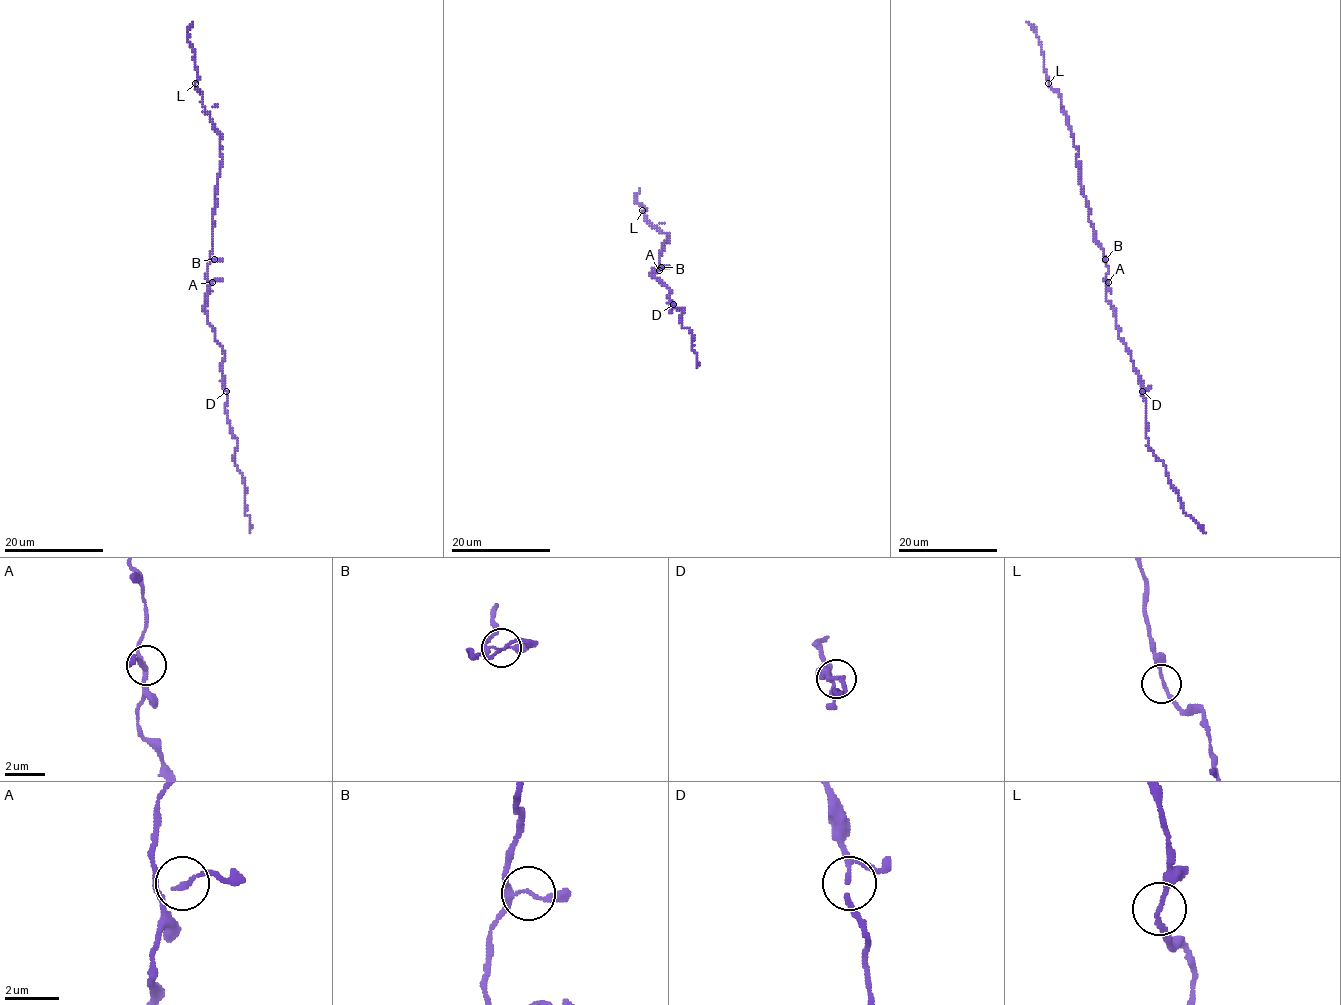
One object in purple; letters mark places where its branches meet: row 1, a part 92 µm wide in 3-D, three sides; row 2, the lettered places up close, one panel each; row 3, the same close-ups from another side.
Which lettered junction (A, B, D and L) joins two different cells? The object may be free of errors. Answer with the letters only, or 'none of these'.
none of these

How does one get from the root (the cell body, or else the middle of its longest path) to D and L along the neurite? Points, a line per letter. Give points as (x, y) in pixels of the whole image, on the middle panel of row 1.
D: (654, 268), (652, 275), (670, 290), (669, 298), (672, 305)
L: (654, 268), (659, 265), (662, 244), (670, 237), (667, 240), (666, 234), (656, 230), (642, 210)

